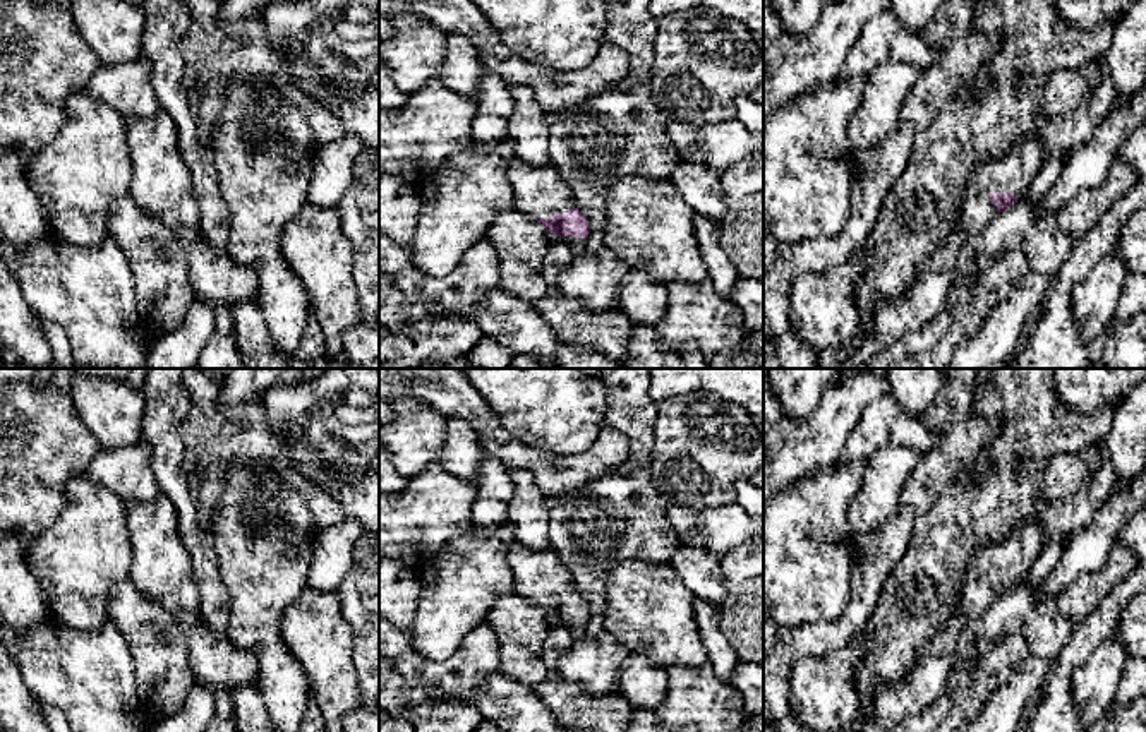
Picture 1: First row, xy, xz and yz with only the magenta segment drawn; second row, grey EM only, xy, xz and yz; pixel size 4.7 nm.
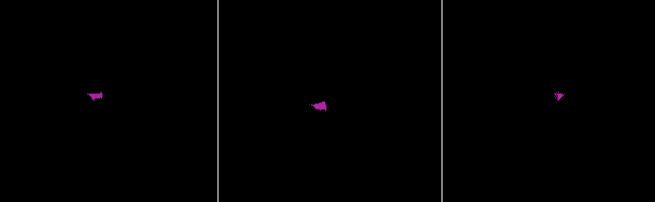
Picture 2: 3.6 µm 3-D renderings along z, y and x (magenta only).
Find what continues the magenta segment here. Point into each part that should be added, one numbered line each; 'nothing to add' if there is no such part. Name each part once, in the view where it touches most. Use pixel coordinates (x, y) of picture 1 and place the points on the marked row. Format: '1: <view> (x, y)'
1: yz (915, 307)

